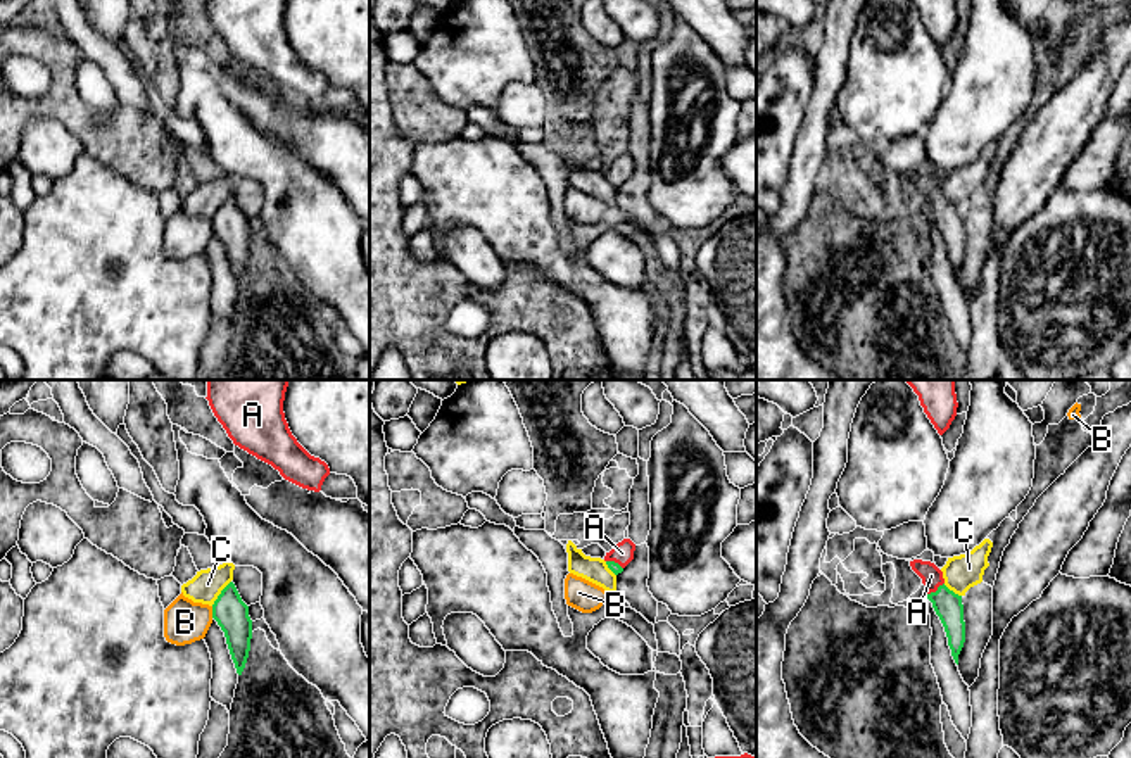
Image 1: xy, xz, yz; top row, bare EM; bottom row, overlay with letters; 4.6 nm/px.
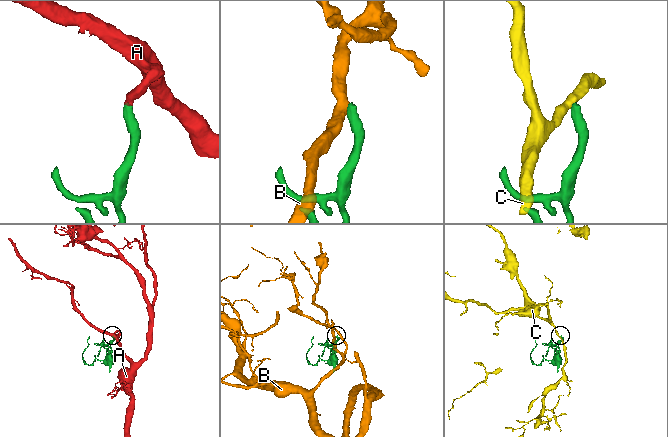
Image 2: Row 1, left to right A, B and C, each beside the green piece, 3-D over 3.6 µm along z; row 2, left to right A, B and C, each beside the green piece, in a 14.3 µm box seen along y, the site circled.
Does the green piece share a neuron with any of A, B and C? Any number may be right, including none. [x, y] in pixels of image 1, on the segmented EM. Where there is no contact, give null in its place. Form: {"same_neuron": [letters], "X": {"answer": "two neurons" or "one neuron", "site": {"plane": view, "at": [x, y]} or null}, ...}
{"same_neuron": ["A"], "A": {"answer": "one neuron", "site": {"plane": "yz", "at": [936, 591]}}, "B": {"answer": "two neurons", "site": {"plane": "xy", "at": [213, 612]}}, "C": {"answer": "two neurons", "site": {"plane": "xy", "at": [221, 593]}}}

